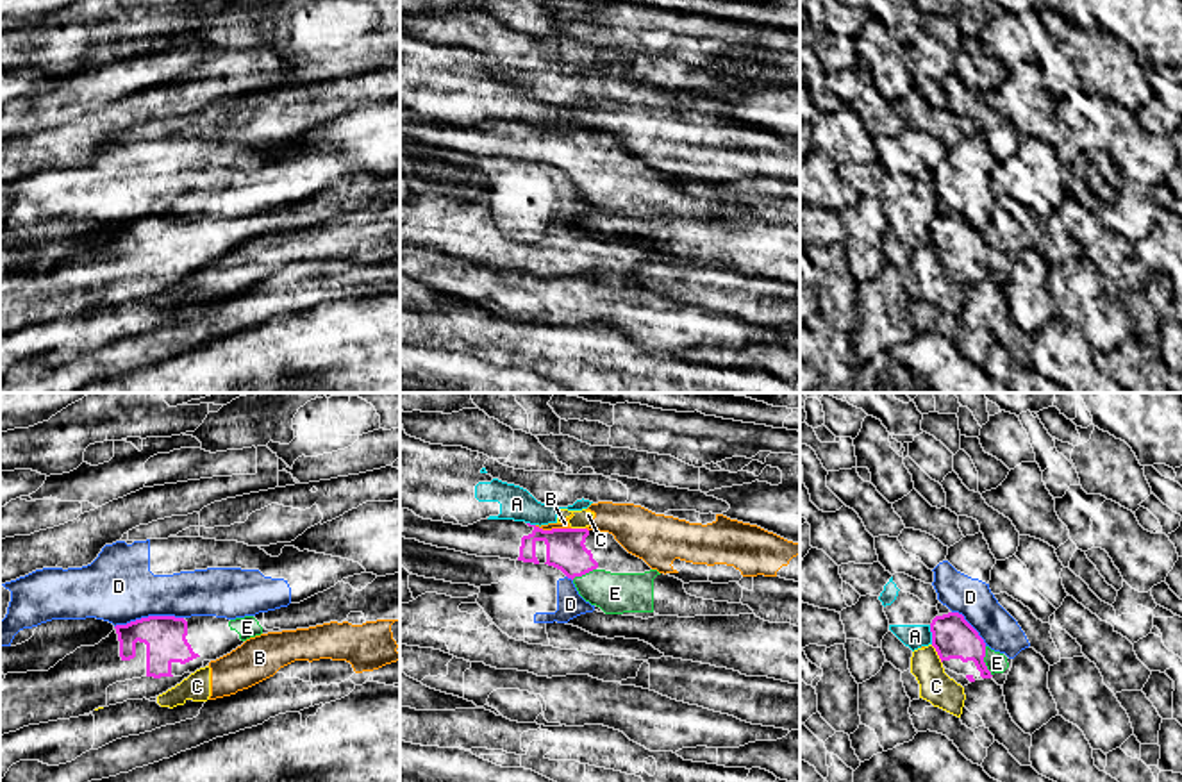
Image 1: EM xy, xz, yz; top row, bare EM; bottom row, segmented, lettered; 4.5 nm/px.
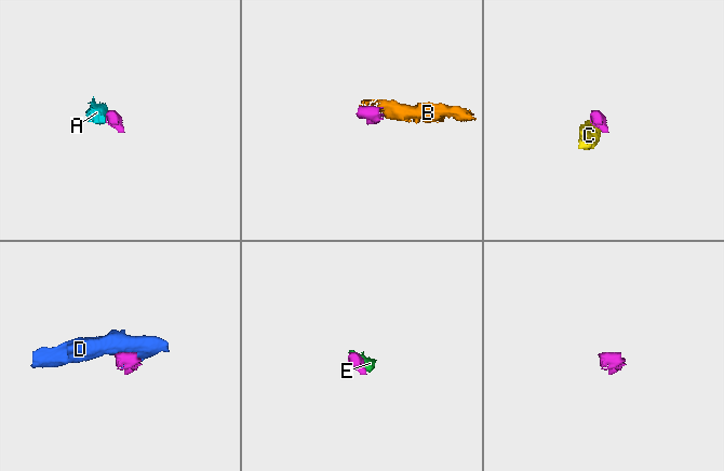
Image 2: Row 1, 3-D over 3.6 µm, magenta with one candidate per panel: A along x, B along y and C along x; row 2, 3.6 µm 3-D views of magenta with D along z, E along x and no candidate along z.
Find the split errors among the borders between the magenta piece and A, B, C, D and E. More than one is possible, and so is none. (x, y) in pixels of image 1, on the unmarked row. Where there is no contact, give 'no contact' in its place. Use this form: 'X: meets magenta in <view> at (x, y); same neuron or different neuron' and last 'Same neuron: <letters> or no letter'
A: meets magenta in yz at (932, 234); different neuron
B: meets magenta in xz at (552, 129); different neuron
C: meets magenta in yz at (938, 254); different neuron
D: meets magenta in xy at (149, 216); different neuron
E: meets magenta in yz at (982, 261); same neuron
Same neuron: E

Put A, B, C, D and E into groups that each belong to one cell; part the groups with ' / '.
A / B C / D / E

